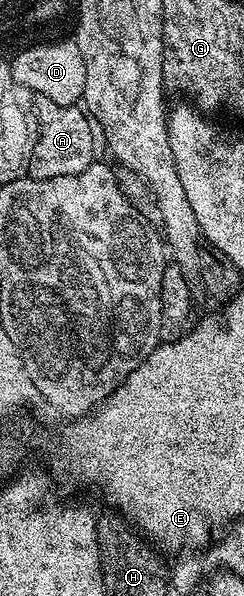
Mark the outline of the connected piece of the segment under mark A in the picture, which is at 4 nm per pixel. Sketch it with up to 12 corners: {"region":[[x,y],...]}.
{"region":[[35,96],[38,142],[28,176],[95,164],[96,129],[78,105]]}

